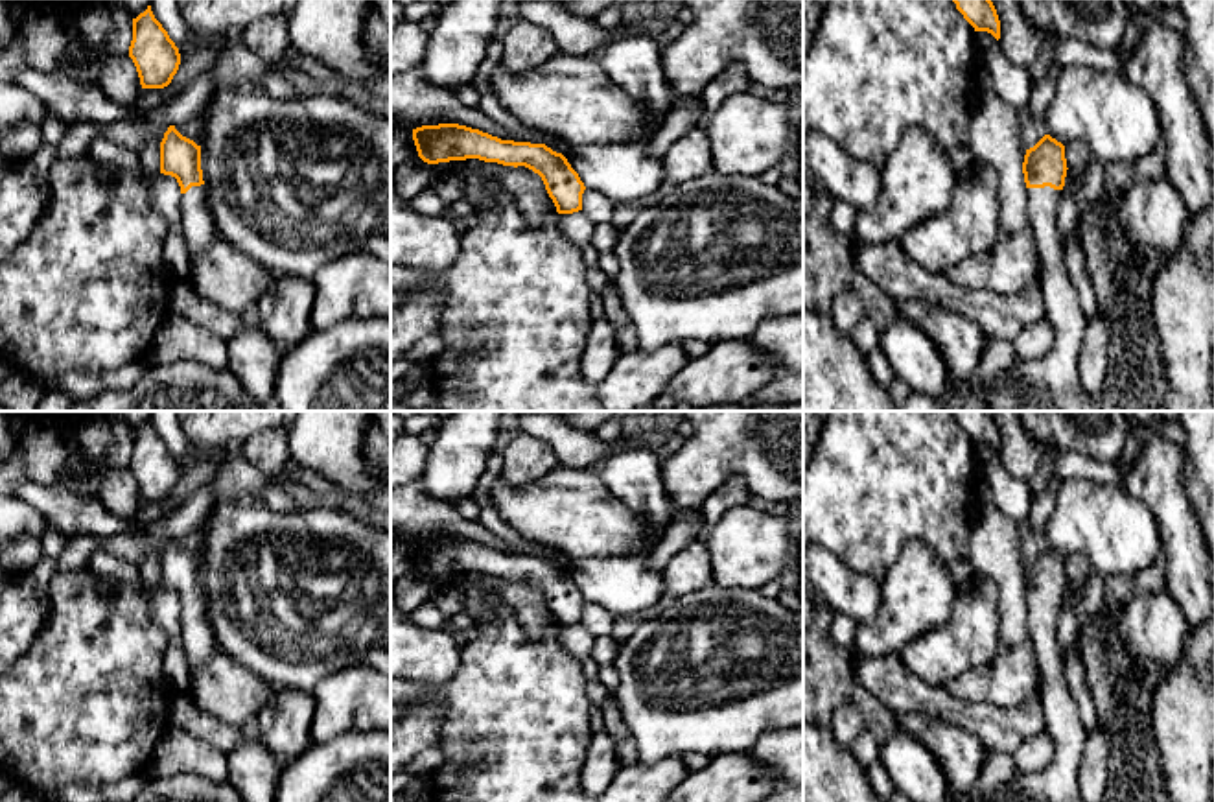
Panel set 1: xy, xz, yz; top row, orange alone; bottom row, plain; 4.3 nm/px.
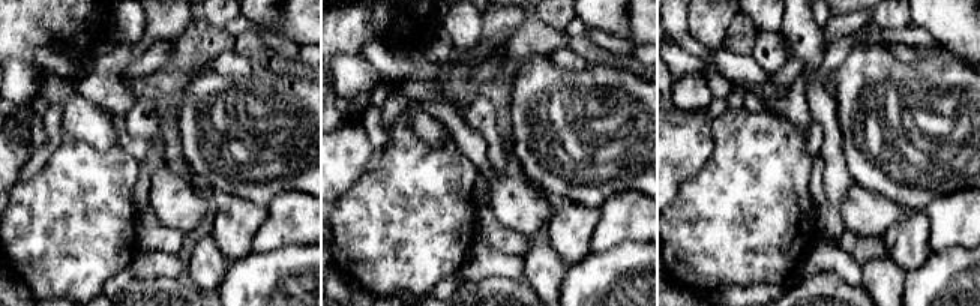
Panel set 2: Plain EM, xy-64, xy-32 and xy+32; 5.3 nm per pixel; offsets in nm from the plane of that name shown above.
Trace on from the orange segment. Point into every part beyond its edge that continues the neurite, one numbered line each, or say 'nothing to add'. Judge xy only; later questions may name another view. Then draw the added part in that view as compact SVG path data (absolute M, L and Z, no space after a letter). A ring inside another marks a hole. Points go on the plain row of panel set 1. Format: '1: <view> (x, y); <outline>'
1: xy (198, 640); M192 599L181 607L182 649L190 675L197 671L216 651L214 634L206 618L206 599Z

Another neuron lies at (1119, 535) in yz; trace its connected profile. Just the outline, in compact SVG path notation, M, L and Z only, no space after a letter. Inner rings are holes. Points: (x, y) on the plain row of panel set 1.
M1080 478L1061 481L1045 538L1063 559L1085 555L1105 581L1137 577L1162 549L1155 516L1140 500L1124 487Z

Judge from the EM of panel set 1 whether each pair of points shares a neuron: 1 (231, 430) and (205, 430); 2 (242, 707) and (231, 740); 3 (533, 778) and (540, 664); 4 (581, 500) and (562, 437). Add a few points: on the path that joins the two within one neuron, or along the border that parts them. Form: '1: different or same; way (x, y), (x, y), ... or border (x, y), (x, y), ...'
1: same; way (225, 430), (210, 430)
2: different; border (196, 707), (229, 723), (251, 727)
3: same; way (533, 751), (533, 692)
4: different; border (560, 461), (571, 467), (590, 467)

